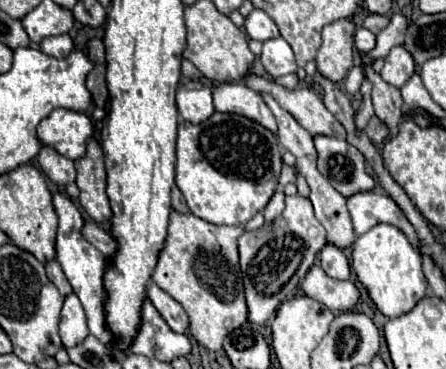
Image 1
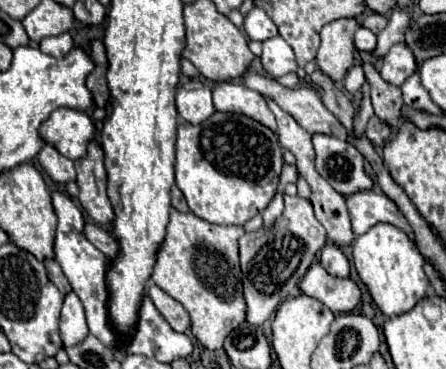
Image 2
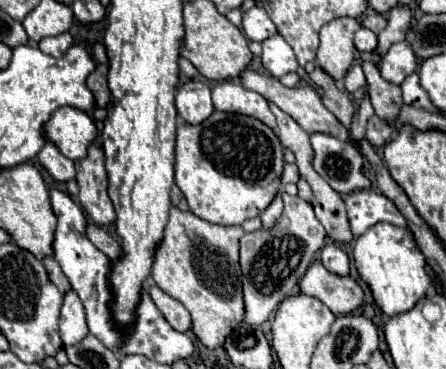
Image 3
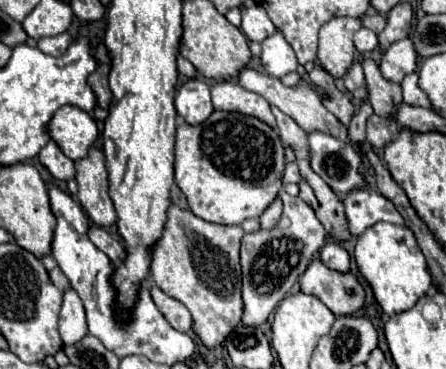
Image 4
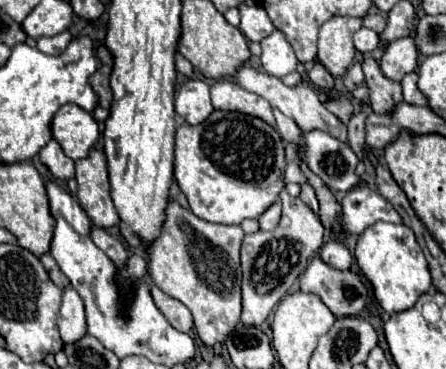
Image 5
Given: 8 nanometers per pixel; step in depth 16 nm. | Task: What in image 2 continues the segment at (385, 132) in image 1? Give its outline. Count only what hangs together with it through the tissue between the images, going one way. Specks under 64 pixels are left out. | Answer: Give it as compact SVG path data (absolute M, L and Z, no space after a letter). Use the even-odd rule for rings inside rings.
M372 116L368 120L368 126L366 126L366 138L374 146L382 146L392 138L392 128L384 120L380 120L378 116Z

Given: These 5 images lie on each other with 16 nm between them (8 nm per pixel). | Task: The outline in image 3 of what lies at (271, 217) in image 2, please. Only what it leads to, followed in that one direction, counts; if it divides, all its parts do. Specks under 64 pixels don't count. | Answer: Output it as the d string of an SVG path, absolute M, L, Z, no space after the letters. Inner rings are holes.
M280 196L274 198L274 202L262 212L262 228L272 228L276 224L276 220L280 218L282 214L282 204L280 204Z

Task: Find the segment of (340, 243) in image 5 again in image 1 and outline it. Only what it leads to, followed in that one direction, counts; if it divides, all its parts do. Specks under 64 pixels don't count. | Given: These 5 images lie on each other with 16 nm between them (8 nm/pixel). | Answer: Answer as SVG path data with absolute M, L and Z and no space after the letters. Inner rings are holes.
M326 244L322 248L320 266L328 272L328 276L336 276L338 280L350 278L350 262L344 256L344 252L334 244Z

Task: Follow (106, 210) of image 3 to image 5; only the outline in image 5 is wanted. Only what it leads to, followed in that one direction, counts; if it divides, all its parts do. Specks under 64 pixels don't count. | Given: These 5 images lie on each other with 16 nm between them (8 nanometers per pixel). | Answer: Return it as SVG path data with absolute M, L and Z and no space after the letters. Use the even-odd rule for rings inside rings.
M90 150L88 158L76 160L78 202L98 228L112 228L120 222L110 198L110 182L106 156L100 150Z

